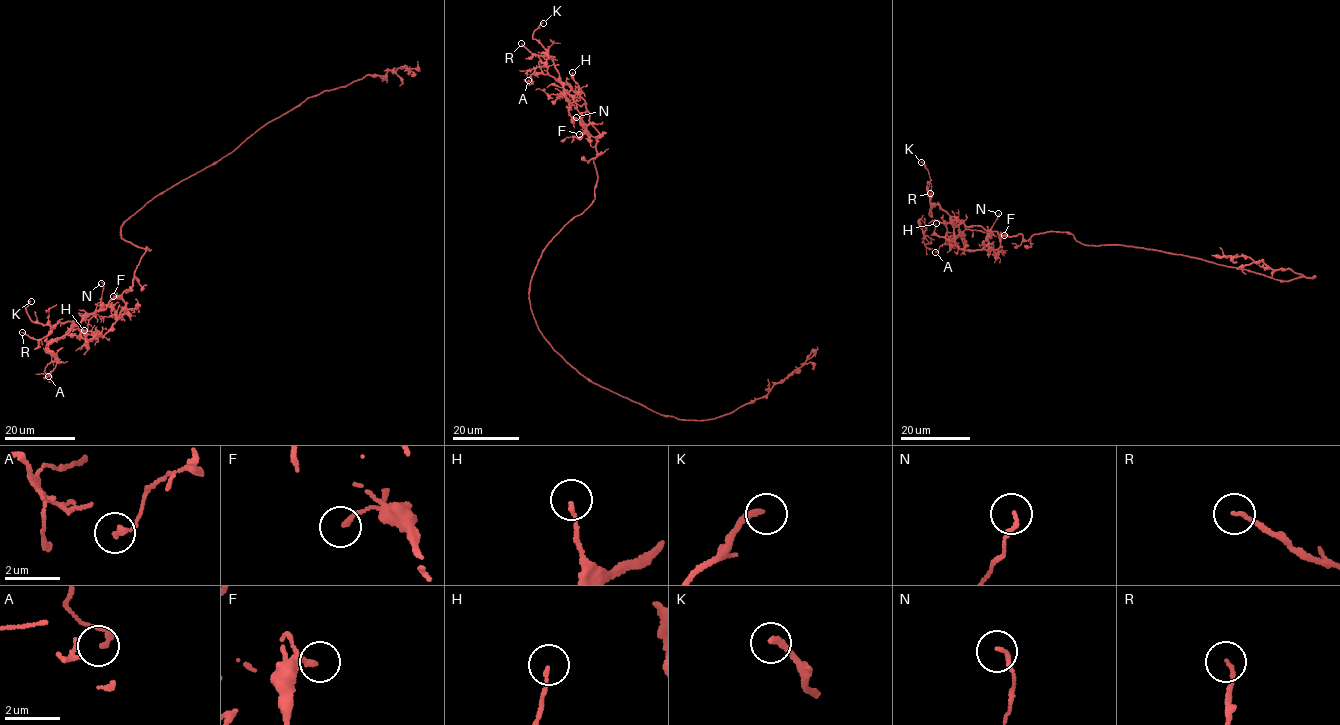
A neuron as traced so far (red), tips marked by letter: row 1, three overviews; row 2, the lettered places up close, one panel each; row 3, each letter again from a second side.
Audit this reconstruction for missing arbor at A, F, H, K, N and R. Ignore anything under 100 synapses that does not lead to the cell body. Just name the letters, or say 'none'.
K

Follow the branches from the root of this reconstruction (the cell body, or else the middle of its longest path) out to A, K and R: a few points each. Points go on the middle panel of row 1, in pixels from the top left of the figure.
A: (530, 301), (543, 249), (594, 198), (598, 133), (571, 87), (543, 74), (528, 80)
K: (530, 301), (542, 251), (589, 206), (597, 183), (598, 133), (585, 101), (561, 81), (533, 38), (543, 23)
R: (530, 301), (543, 249), (594, 198), (598, 133), (585, 101), (561, 81), (552, 60), (521, 43)

